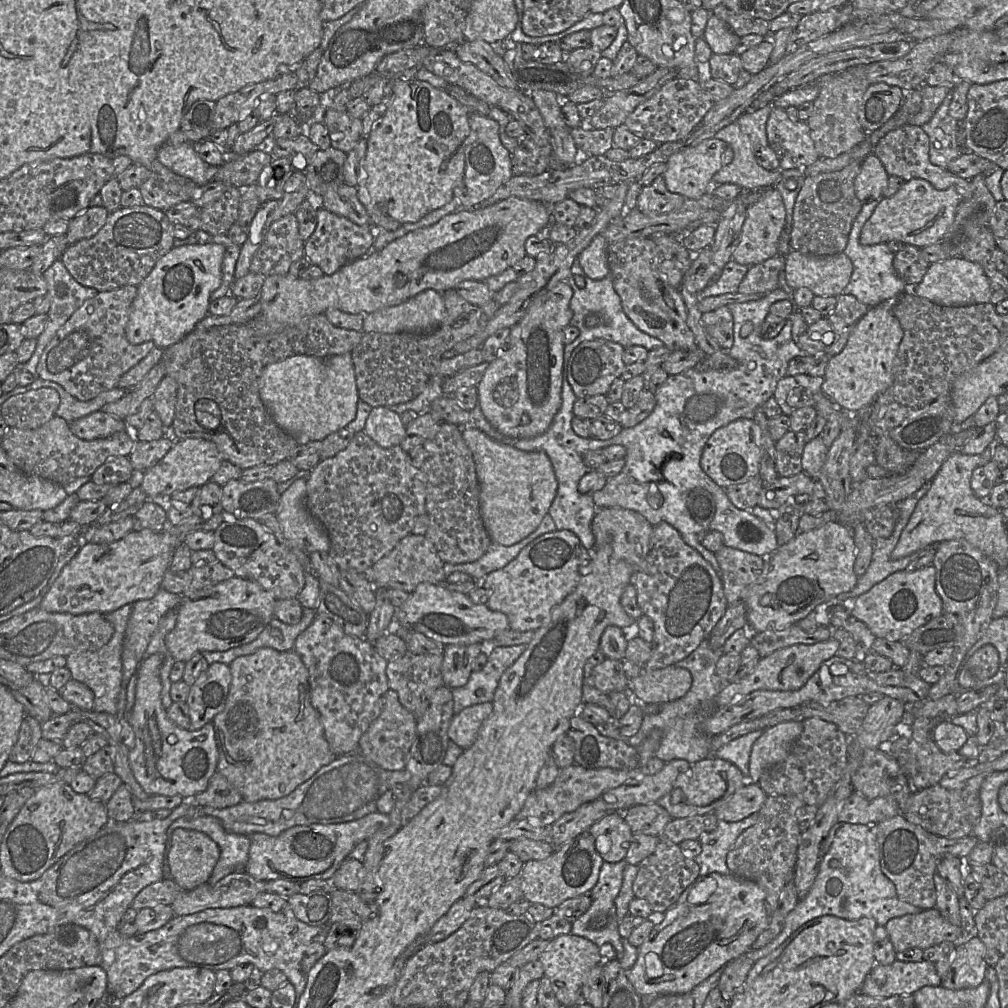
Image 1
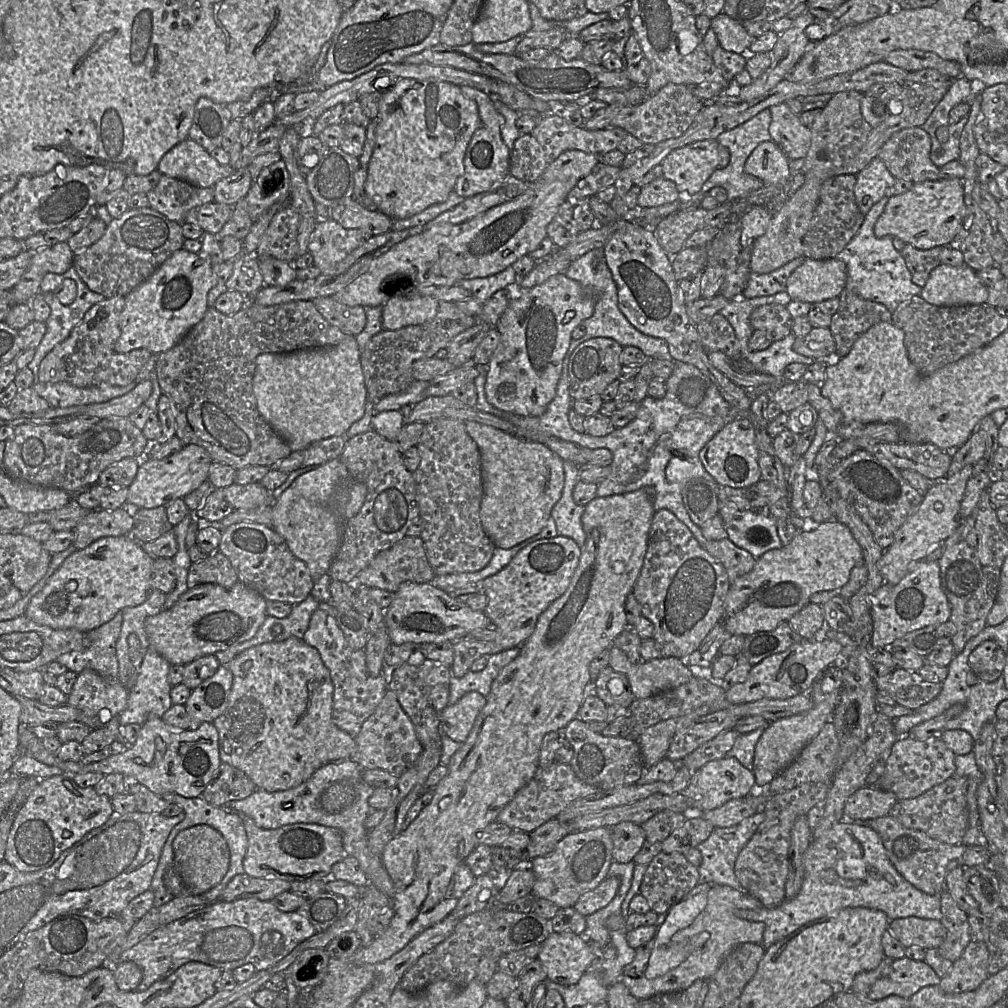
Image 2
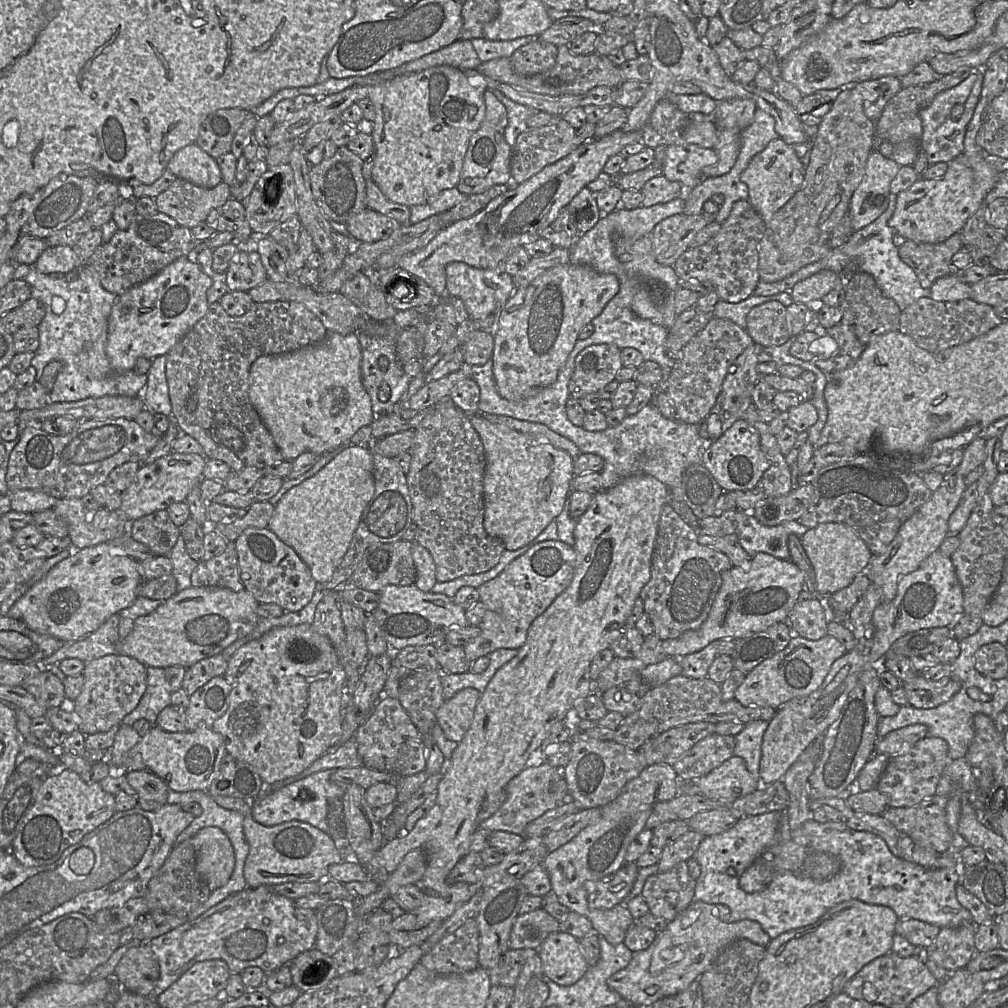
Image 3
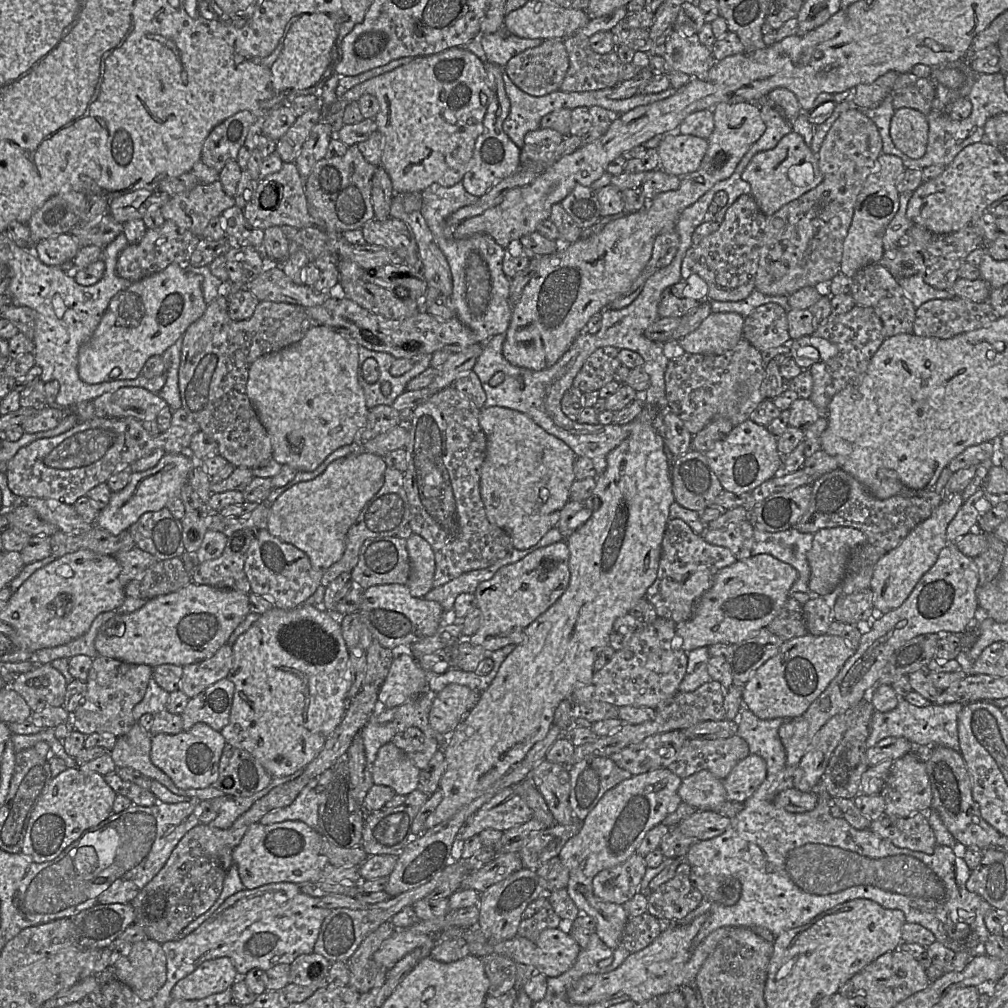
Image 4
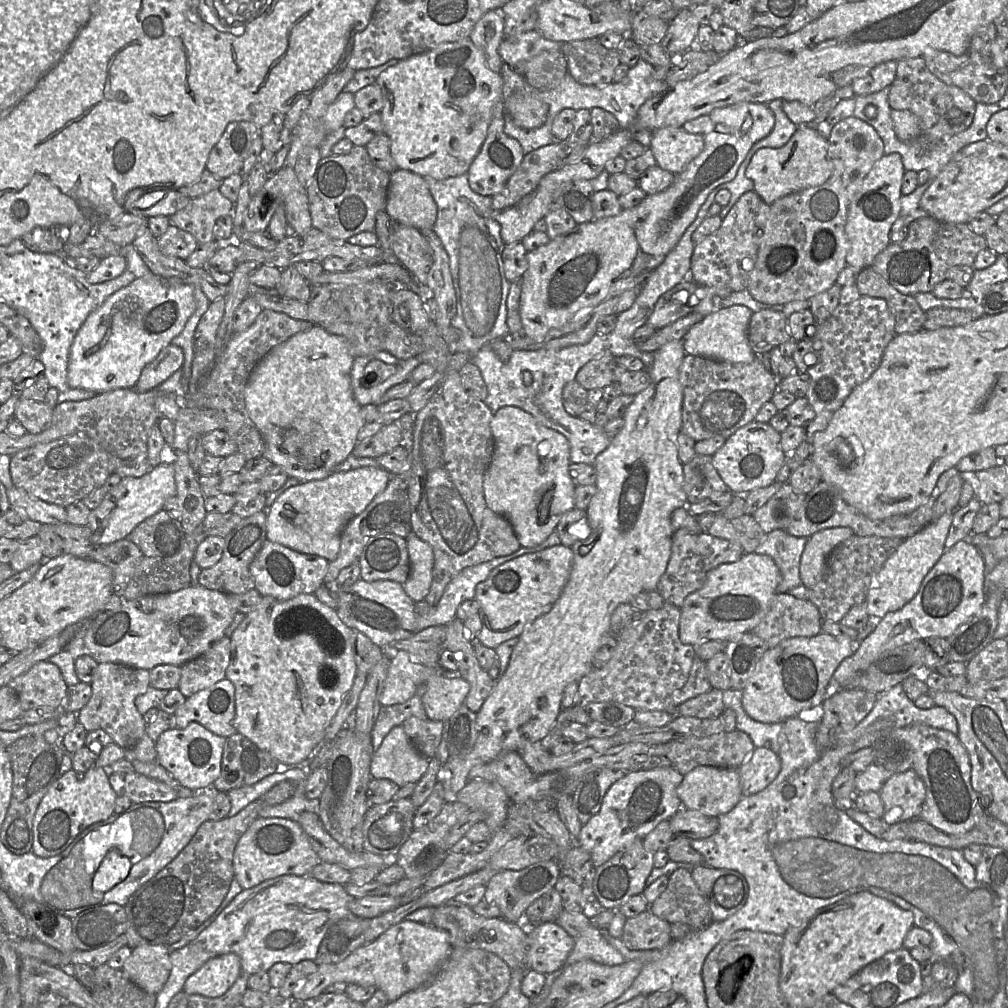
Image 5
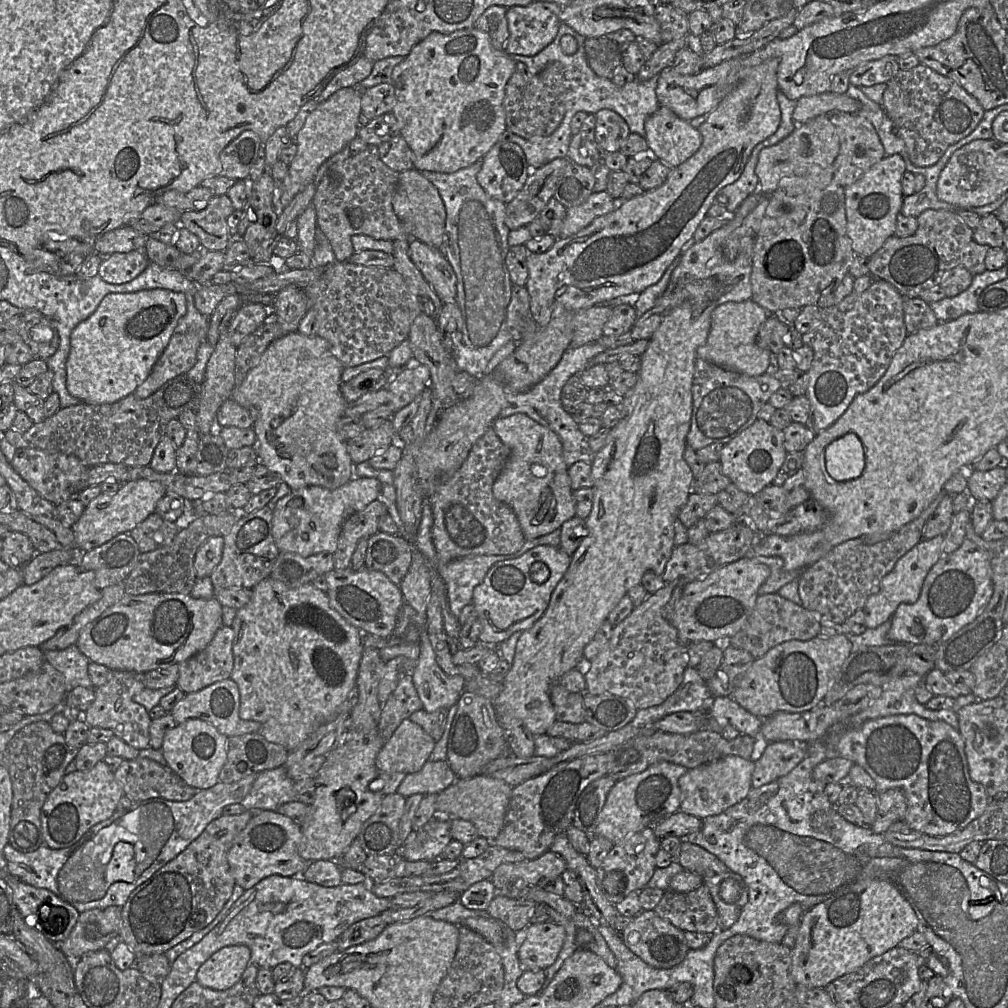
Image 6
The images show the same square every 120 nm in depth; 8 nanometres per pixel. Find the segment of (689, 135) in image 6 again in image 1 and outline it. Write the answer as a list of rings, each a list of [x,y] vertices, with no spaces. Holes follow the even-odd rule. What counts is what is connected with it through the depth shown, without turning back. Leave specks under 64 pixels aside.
[[[710,138],[671,155],[662,175],[669,192],[687,200],[701,198],[710,189],[713,176],[723,167],[721,157],[727,146],[723,140]]]

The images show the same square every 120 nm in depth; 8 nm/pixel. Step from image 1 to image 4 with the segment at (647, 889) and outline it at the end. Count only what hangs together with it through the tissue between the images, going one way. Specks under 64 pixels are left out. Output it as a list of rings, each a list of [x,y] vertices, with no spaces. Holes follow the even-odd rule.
[[[687,861],[680,863],[675,875],[654,891],[648,891],[647,912],[657,919],[681,920],[695,910],[702,902],[703,896],[690,881],[691,866]]]

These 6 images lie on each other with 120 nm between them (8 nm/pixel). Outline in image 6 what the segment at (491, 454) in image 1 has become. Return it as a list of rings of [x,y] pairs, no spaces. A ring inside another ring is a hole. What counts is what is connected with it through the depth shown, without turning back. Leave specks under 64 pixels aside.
[[[524,413],[498,417],[492,427],[500,440],[510,448],[509,458],[492,487],[494,497],[513,509],[526,540],[537,539],[560,529],[566,521],[576,516],[576,508],[559,436]]]

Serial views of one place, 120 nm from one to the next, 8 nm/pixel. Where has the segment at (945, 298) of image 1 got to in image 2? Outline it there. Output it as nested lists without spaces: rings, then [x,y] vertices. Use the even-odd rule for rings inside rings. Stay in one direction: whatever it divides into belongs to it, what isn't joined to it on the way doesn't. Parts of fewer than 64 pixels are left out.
[[[940,264],[922,287],[920,297],[935,306],[979,305],[988,300],[988,287],[967,265]]]

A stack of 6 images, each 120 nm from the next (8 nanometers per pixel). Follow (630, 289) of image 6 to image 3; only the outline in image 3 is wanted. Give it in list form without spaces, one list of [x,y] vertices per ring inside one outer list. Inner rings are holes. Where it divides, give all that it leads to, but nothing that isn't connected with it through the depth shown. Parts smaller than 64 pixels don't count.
[[[734,99],[717,102],[713,112],[713,121],[717,126],[717,143],[714,149],[718,154],[718,162],[703,169],[703,178],[721,176],[731,170],[739,154],[741,133],[752,123],[756,109],[756,103],[752,99]],[[570,263],[550,268],[527,286],[516,288],[497,315],[494,327],[493,374],[499,395],[509,401],[521,401],[530,390],[554,383],[581,329],[603,311],[618,291],[619,280],[614,274],[601,274],[589,266]]]

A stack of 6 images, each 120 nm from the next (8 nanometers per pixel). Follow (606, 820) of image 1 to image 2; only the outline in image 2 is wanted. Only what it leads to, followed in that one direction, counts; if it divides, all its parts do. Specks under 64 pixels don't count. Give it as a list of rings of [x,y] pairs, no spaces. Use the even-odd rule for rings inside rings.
[[[630,821],[620,822],[610,828],[613,841],[613,860],[618,863],[627,863],[646,841],[646,834],[640,825]]]

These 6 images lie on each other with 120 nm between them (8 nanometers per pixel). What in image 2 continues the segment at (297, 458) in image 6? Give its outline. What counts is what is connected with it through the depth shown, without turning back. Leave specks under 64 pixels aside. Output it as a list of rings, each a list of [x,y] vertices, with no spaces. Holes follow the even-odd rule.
[[[347,336],[336,346],[303,349],[283,354],[264,353],[256,357],[252,388],[257,409],[292,452],[304,450],[319,440],[344,435],[353,423],[364,416],[368,393],[360,356],[361,350],[356,337]]]

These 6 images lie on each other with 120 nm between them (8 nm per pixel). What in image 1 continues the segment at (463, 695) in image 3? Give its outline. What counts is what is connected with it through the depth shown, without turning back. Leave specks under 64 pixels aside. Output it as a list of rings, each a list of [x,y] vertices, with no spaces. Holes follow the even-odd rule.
[[[492,702],[475,704],[455,714],[448,728],[448,737],[463,750],[475,742],[483,722],[493,710]]]

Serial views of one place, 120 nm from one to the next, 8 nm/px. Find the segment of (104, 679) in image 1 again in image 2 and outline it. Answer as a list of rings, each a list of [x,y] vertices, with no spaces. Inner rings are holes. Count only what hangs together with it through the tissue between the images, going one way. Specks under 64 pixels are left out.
[[[119,611],[113,619],[86,633],[89,636],[90,647],[83,651],[62,654],[56,661],[76,674],[91,669],[106,680],[118,680],[116,643],[122,623],[123,614]]]

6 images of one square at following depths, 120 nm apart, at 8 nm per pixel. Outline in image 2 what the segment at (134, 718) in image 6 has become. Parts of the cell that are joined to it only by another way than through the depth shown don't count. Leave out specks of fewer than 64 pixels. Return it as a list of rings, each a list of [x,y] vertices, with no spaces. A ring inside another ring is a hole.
[[[85,669],[78,674],[67,696],[67,704],[82,711],[87,716],[96,716],[102,725],[106,725],[113,717],[119,717],[127,706],[129,691],[119,680],[106,680],[91,669]]]

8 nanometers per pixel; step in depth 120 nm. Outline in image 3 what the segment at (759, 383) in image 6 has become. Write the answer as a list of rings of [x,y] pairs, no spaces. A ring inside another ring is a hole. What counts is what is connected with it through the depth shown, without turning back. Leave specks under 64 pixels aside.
[[[713,317],[684,346],[666,380],[666,392],[673,402],[677,420],[700,425],[707,418],[721,392],[729,367],[752,343],[745,329],[728,319]]]

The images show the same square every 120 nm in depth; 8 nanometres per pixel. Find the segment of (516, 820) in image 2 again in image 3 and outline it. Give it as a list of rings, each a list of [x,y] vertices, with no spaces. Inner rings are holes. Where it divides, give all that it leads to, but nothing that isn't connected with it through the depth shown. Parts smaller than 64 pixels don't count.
[[[537,758],[534,764],[526,766],[512,778],[506,785],[505,793],[503,804],[492,816],[484,820],[479,828],[522,835],[530,822],[569,799],[569,789],[562,770],[551,766],[543,758]]]

